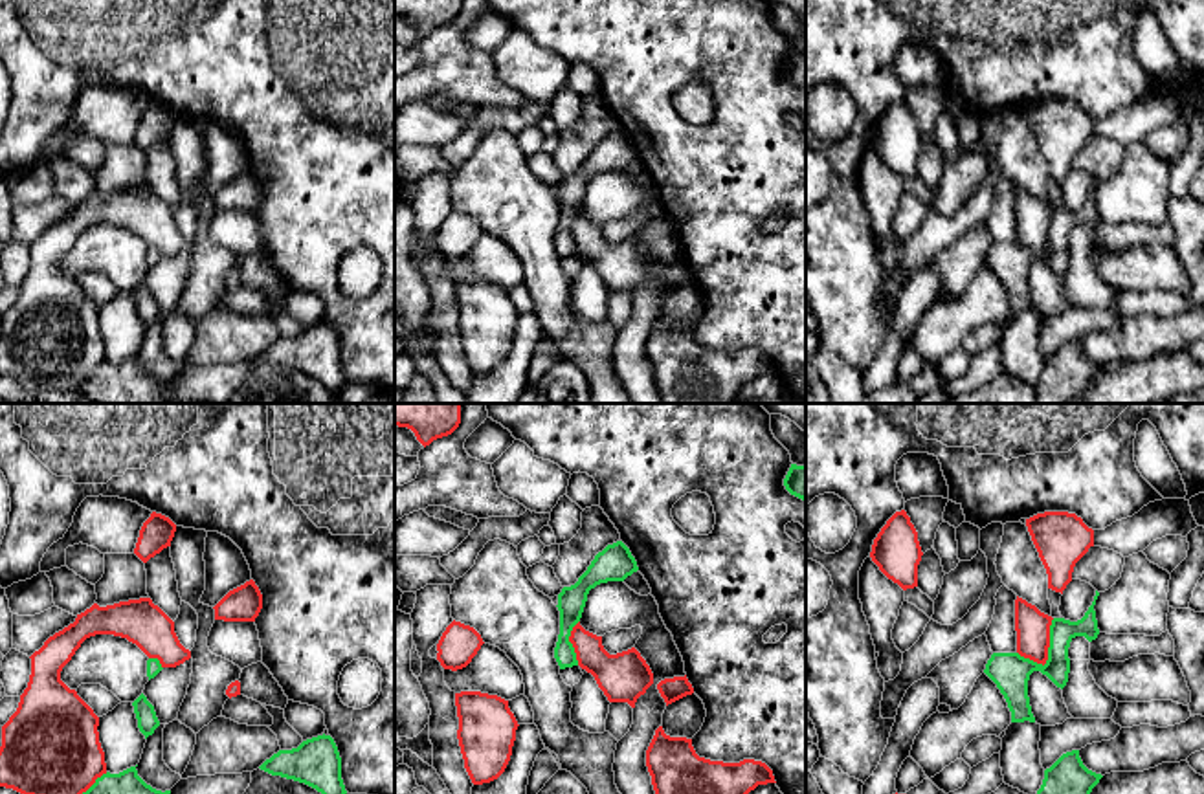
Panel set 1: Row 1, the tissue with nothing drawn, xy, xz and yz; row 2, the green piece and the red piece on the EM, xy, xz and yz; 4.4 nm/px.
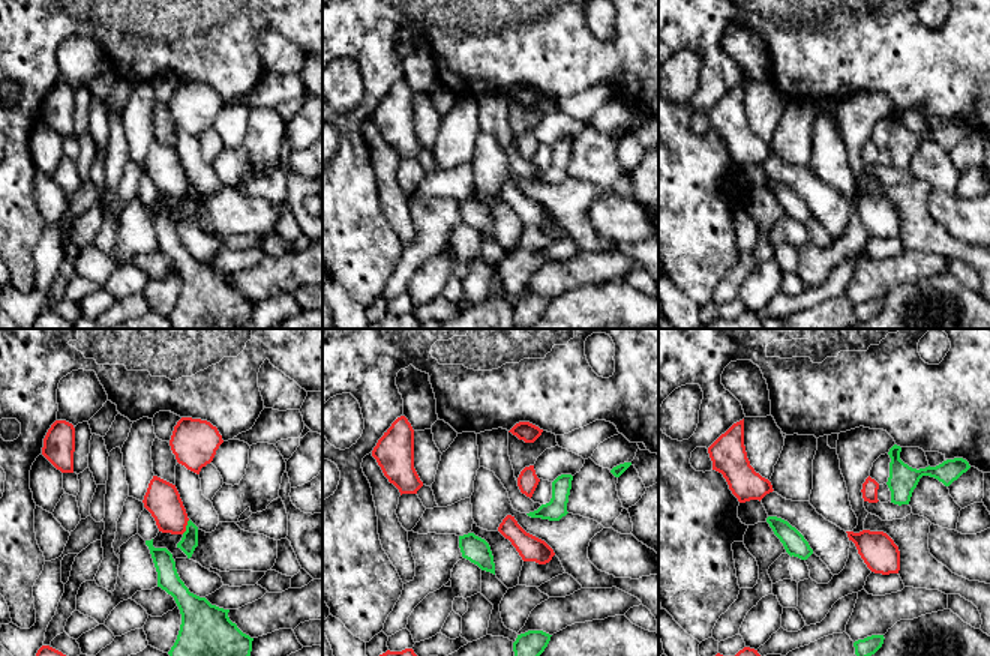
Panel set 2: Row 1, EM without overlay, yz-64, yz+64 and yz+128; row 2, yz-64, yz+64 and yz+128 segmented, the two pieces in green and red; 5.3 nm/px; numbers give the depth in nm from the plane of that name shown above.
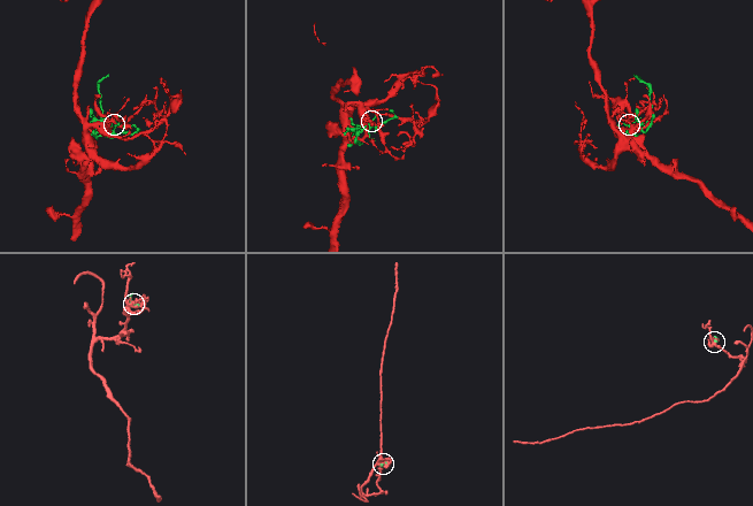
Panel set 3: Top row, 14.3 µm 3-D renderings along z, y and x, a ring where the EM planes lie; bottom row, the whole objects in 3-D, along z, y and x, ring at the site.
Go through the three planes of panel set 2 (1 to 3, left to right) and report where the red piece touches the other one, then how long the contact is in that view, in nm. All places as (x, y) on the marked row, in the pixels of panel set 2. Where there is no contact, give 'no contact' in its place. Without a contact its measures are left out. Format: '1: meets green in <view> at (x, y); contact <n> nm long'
1: meets green in yz-64 at (186, 527); contact 90 nm long
2: no contact
3: no contact

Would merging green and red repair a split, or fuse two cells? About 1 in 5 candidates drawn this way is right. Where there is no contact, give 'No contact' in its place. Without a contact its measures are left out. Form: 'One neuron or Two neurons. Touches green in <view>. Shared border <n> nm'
Two neurons. Touches green in yz. Shared border 220 nm

